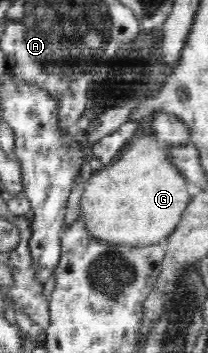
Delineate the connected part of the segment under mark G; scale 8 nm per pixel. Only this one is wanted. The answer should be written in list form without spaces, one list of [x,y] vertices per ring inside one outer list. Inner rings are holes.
[[[145,124],[114,162],[92,172],[81,197],[81,217],[94,240],[106,245],[129,245],[140,248],[159,243],[162,238],[168,238],[177,228],[192,197],[187,179],[165,156],[165,147],[168,145],[166,141],[157,139]]]

